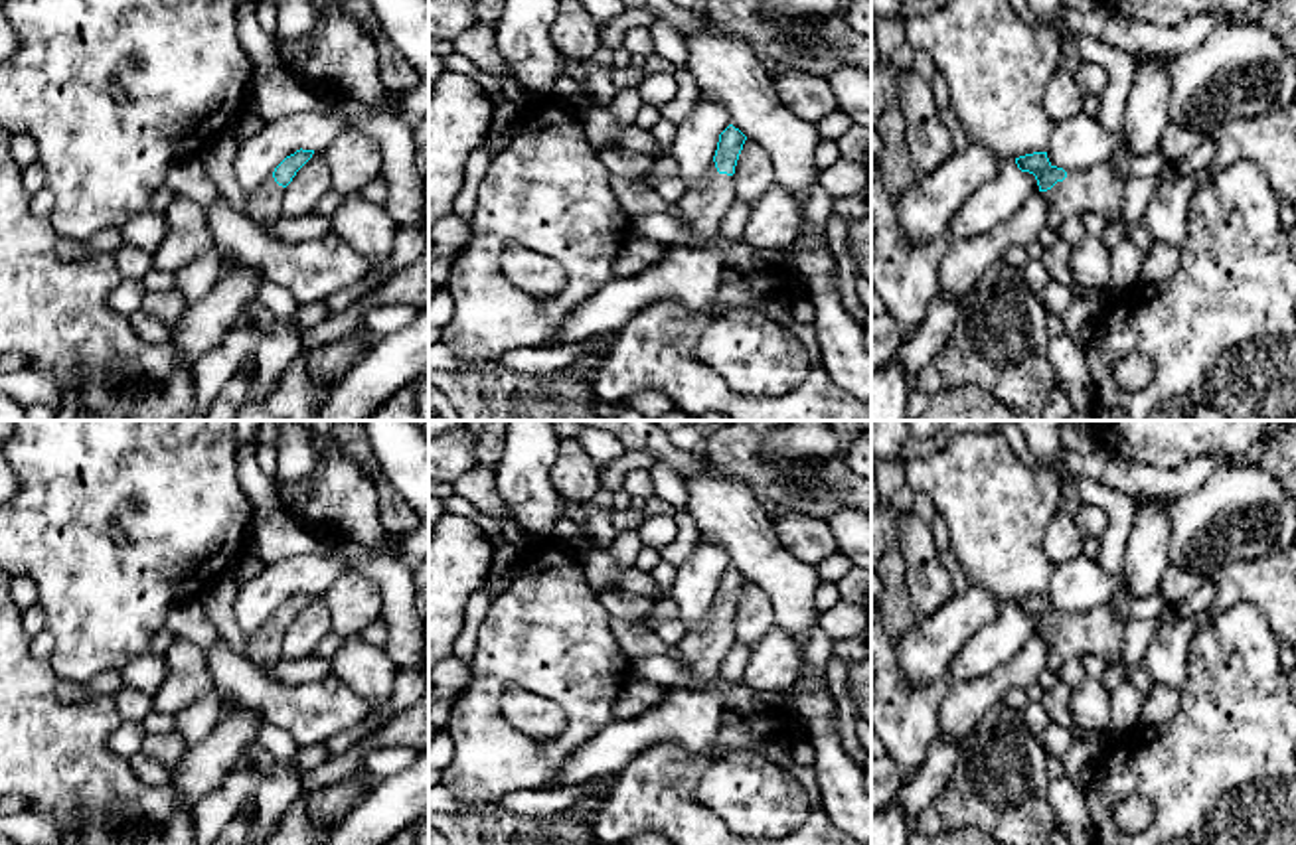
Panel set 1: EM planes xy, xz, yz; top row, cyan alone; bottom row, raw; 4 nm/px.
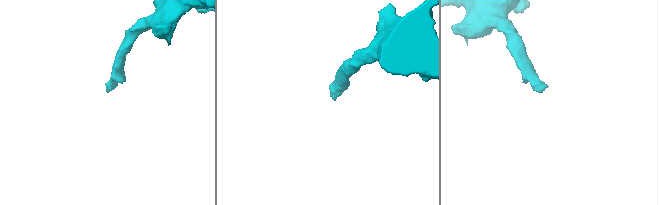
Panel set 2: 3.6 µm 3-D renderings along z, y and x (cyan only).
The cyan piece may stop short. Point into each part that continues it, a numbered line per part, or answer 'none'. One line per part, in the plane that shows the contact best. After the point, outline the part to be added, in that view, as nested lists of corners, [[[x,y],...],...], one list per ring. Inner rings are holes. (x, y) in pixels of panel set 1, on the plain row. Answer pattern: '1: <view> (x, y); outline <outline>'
1: yz (1101, 632); outline [[[1108,606],[1067,614],[1063,624],[1041,634],[1051,653],[1049,669],[1057,671],[1067,659],[1087,653],[1120,665],[1126,624],[1128,620],[1118,618]]]

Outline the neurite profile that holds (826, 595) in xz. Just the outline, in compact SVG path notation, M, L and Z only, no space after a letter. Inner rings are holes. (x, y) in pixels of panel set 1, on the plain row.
M820 582L814 592L814 604L818 616L830 610L840 600L840 586L832 586L828 582Z

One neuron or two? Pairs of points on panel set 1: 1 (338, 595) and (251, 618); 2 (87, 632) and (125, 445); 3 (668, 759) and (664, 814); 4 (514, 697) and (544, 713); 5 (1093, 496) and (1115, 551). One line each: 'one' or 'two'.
1: two
2: one
3: one
4: one
5: one

